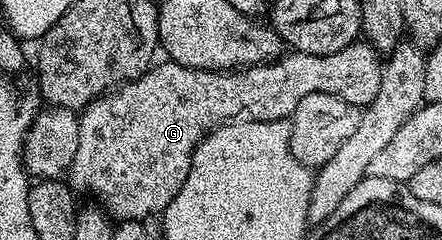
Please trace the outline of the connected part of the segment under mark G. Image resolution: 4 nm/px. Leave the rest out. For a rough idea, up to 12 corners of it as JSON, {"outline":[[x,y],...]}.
{"outline":[[366,41],[238,71],[163,61],[79,115],[65,179],[115,221],[177,197],[228,121],[360,109]]}

